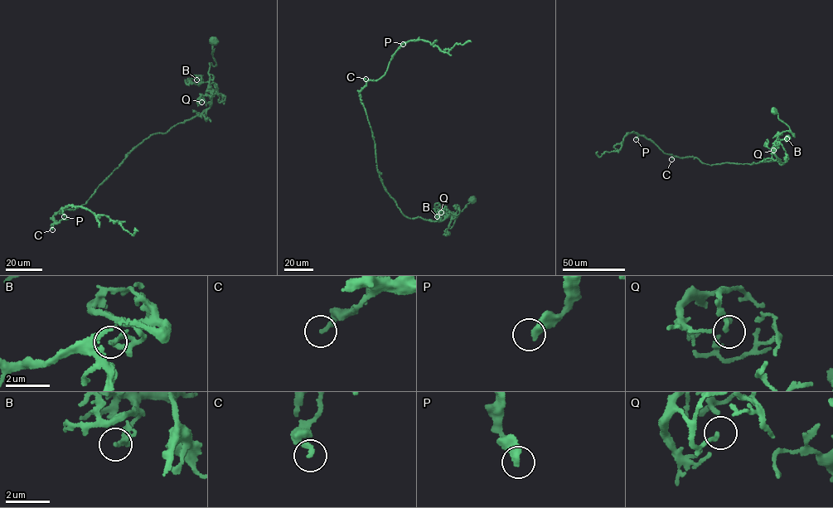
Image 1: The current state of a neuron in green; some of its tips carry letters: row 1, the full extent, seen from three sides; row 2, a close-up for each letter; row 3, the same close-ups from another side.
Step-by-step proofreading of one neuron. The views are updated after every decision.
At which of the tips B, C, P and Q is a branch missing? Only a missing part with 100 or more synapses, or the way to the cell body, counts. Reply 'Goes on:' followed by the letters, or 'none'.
Goes on: none

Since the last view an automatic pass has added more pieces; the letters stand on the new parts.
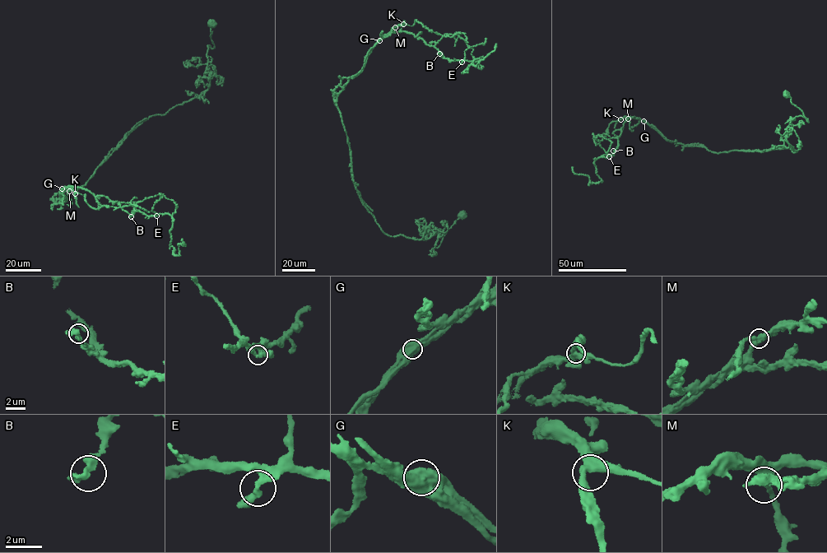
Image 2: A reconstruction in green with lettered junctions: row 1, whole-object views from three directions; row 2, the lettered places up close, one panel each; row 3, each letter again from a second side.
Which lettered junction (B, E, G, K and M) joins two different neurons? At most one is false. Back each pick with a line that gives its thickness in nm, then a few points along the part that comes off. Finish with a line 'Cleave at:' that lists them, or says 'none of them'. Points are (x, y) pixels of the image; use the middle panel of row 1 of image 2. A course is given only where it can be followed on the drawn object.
G: calibre 850 nm; course (379, 40), (369, 50), (362, 68), (348, 79), (336, 103), (349, 147), (352, 180), (360, 198), (373, 211)
Cleave at: G

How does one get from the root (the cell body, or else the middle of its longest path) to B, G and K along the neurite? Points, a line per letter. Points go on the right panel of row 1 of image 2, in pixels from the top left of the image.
B: (786, 94), (808, 122), (797, 116), (787, 127), (794, 152), (713, 152), (670, 141), (633, 117), (613, 151)
G: (786, 94), (808, 122), (797, 116), (787, 127), (794, 152), (713, 152), (670, 141), (643, 121)
K: (786, 94), (808, 122), (797, 116), (787, 127), (794, 152), (714, 152), (670, 141), (637, 118), (620, 119)

